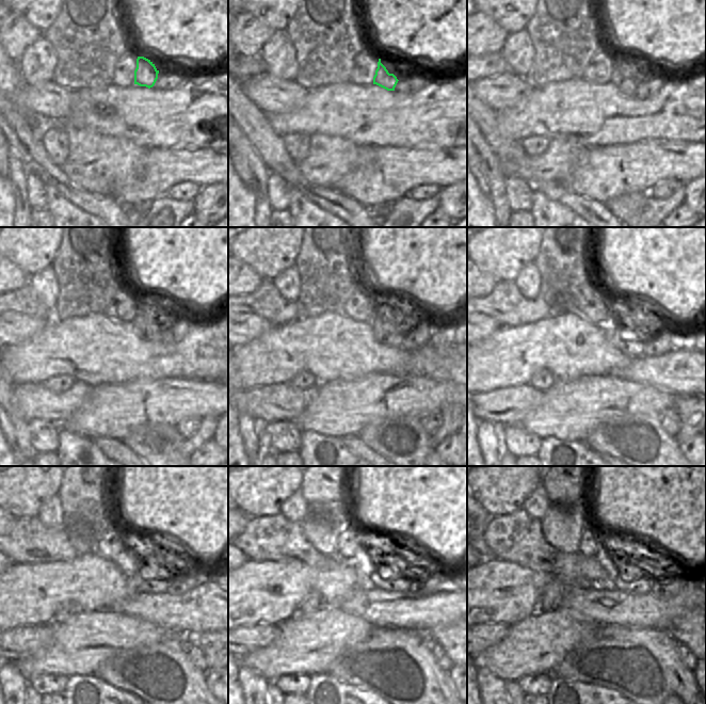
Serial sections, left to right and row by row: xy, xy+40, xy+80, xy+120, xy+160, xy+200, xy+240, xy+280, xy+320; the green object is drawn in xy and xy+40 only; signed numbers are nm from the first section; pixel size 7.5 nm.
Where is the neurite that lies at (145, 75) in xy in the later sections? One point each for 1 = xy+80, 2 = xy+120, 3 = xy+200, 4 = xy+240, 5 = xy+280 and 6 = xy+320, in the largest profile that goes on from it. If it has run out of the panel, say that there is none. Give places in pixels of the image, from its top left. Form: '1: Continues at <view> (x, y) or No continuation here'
1: Continues at xy+80 (626, 85)
2: Continues at xy+120 (144, 328)
3: Continues at xy+200 (620, 336)
4: Continues at xy+240 (143, 580)
5: Continues at xy+280 (389, 581)
6: Continues at xy+320 (640, 584)

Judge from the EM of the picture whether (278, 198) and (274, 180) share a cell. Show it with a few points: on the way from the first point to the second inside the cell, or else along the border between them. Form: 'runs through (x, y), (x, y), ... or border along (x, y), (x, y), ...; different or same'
runs through (278, 194), (275, 185); same

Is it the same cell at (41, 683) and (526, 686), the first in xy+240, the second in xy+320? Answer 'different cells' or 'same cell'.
same cell

